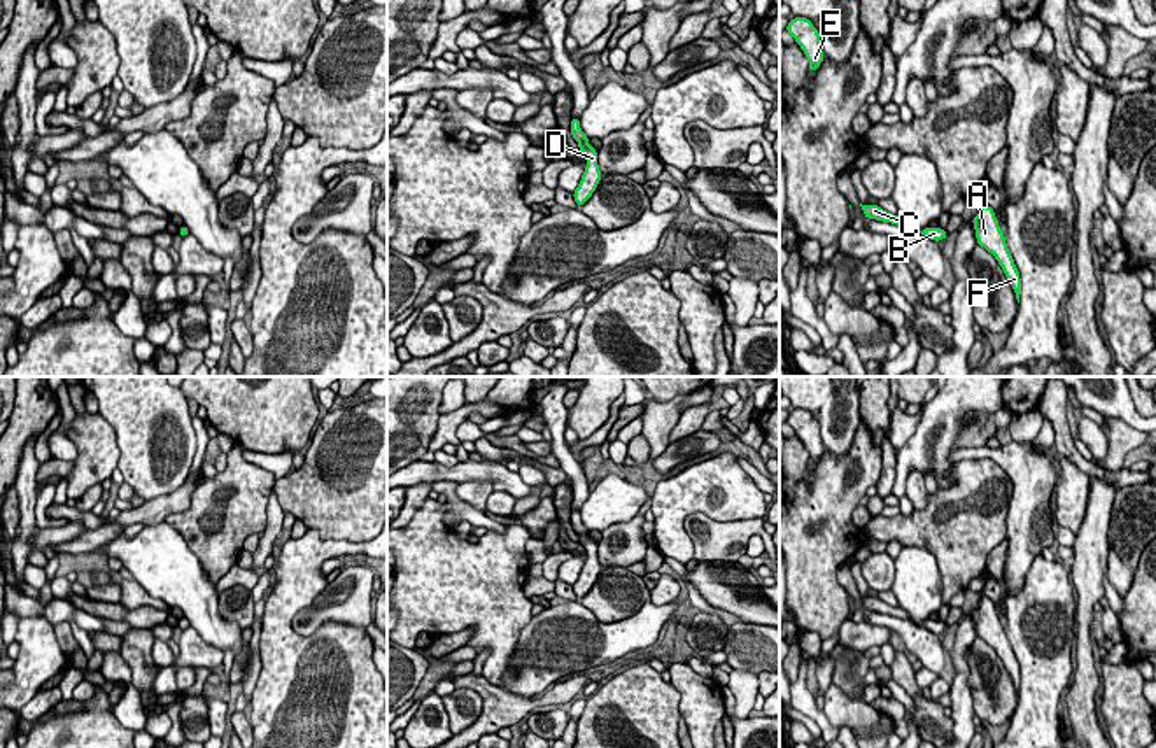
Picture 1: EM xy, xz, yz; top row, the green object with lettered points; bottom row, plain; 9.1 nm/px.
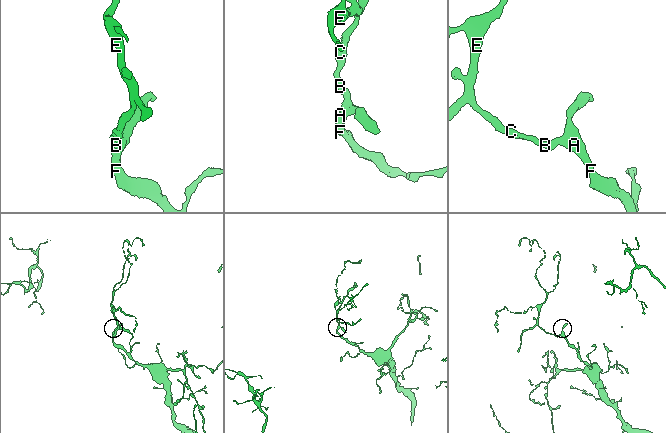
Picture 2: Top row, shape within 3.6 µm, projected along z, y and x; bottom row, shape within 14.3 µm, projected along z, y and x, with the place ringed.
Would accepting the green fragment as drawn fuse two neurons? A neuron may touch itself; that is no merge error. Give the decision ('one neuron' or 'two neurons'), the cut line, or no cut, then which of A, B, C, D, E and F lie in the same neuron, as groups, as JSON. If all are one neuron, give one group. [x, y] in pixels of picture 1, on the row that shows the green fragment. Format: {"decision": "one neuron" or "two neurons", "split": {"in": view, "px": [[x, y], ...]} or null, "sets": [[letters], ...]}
{"decision": "one neuron", "split": null, "sets": [["A", "B", "C", "D", "E", "F"]]}

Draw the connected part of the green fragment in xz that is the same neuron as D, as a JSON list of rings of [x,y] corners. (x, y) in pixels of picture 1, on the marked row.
[[[571,117],[571,137],[578,142],[580,152],[585,154],[587,166],[578,187],[573,193],[574,203],[582,207],[596,191],[603,173],[597,165],[597,151],[589,144],[589,137],[580,128],[580,119]]]

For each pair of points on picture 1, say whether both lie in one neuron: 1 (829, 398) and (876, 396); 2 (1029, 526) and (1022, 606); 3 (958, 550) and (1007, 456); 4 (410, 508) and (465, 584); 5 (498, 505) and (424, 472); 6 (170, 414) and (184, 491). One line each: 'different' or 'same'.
1: different
2: different
3: different
4: different
5: different
6: different

